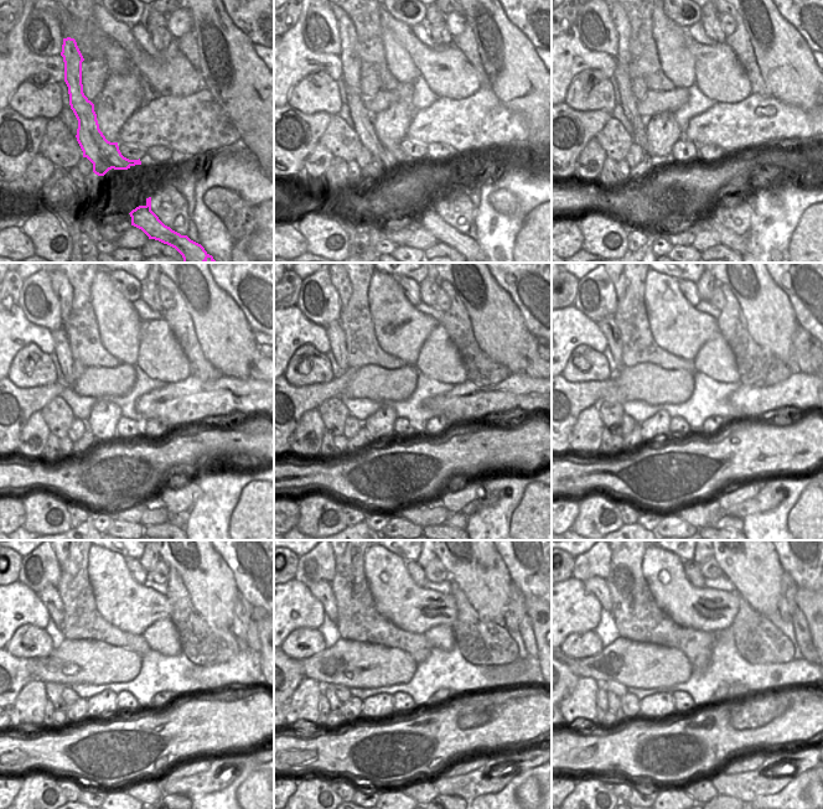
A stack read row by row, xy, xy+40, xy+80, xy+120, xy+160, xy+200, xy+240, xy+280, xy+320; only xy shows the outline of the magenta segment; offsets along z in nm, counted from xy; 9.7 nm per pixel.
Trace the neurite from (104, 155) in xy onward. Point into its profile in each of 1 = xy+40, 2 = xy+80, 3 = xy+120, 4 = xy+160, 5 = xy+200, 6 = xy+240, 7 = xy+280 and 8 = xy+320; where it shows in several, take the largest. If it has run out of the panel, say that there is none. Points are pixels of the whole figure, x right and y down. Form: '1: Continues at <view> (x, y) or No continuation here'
1: Continues at xy+40 (351, 61)
2: Continues at xy+80 (630, 103)
3: Continues at xy+120 (62, 349)
4: Continues at xy+160 (336, 335)
5: Continues at xy+200 (609, 326)
6: Continues at xy+240 (50, 596)
7: Continues at xy+280 (322, 591)
8: Continues at xy+320 (598, 586)

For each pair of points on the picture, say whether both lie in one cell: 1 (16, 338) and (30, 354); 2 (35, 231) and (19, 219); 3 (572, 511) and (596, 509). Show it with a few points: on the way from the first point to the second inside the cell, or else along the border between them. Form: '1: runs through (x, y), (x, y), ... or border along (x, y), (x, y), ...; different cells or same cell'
1: border along (48, 353), (27, 343), (13, 359); different cells
2: border along (26, 214), (26, 221), (20, 227); different cells
3: border along (579, 502), (579, 513), (570, 527); different cells

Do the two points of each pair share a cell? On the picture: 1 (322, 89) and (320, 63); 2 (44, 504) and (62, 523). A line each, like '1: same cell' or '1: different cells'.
1: different cells
2: same cell

